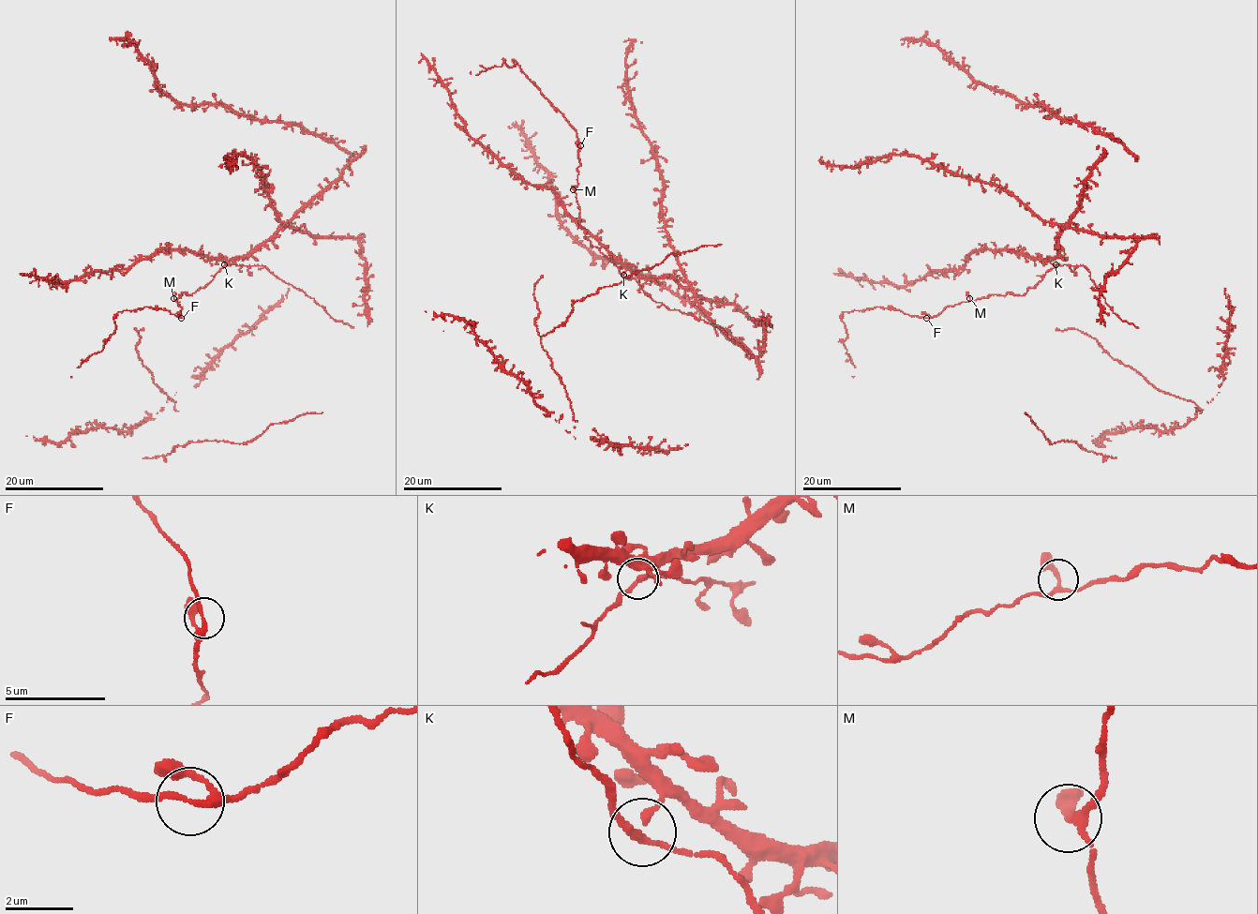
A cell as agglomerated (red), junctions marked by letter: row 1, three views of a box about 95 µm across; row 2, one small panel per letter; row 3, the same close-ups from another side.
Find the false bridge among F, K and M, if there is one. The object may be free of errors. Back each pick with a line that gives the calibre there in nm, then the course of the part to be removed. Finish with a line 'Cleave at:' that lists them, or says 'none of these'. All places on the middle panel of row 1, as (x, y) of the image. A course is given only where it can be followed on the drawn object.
Cleave at: none of these

